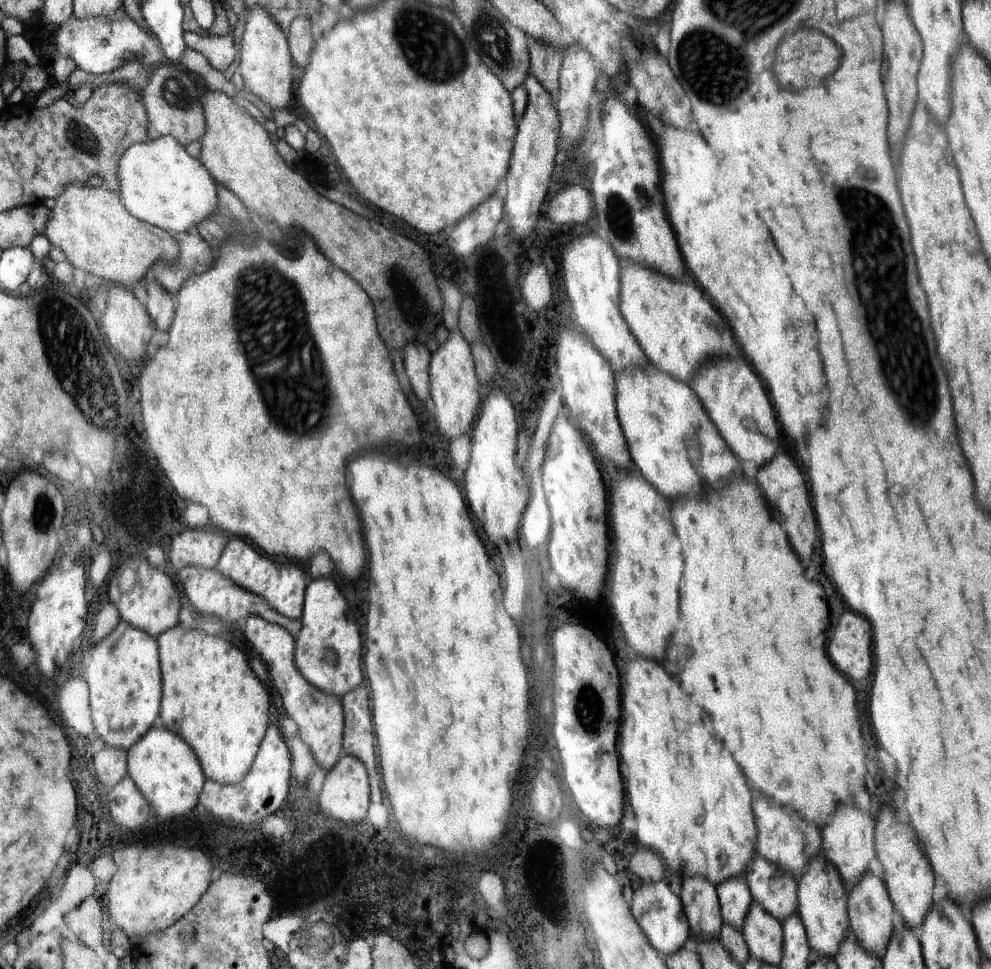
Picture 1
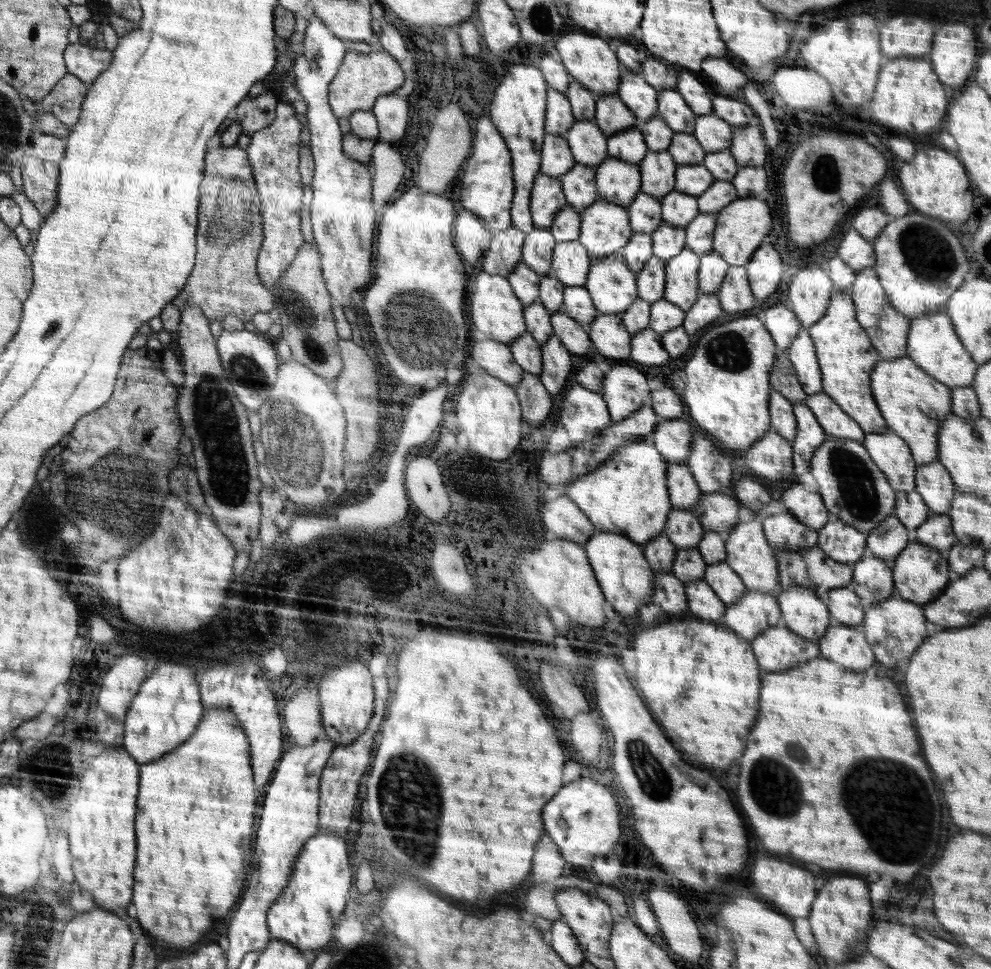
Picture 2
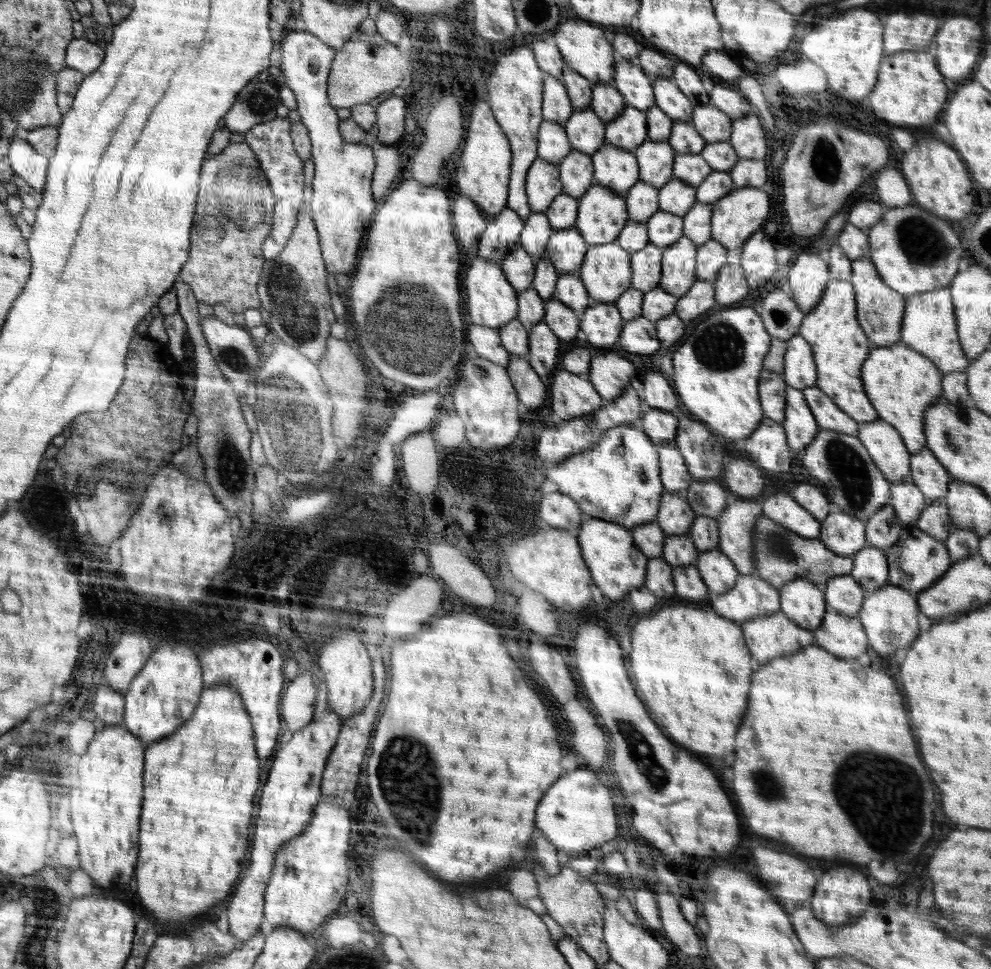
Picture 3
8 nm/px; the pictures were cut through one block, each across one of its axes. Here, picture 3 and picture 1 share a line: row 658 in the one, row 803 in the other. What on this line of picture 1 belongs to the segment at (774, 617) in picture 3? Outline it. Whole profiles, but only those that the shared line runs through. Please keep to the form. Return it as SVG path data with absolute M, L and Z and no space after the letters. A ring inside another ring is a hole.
M754 794L752 804L752 812L758 834L757 853L762 854L768 862L774 862L780 868L784 868L786 872L790 872L797 880L804 874L804 870L808 868L810 860L816 858L816 854L821 850L822 840L820 829L818 829L816 824L800 818L790 808L776 806L768 796L764 798L760 794Z

